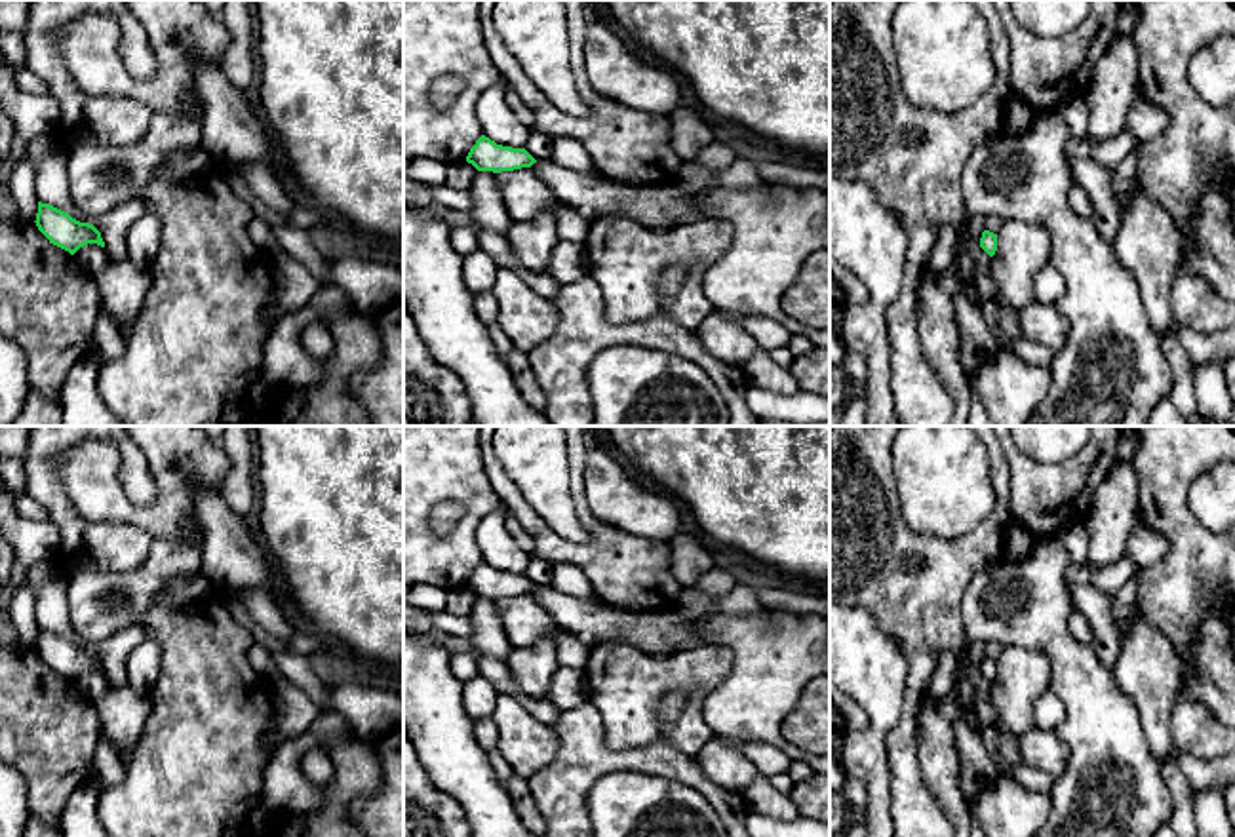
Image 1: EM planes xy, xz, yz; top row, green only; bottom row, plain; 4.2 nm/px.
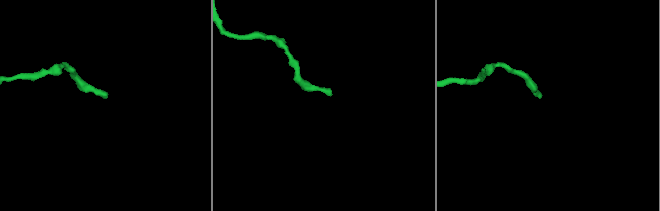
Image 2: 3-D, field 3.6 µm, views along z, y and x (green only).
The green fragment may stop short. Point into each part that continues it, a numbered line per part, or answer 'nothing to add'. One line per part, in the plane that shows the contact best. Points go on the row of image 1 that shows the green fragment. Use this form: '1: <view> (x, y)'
nothing to add

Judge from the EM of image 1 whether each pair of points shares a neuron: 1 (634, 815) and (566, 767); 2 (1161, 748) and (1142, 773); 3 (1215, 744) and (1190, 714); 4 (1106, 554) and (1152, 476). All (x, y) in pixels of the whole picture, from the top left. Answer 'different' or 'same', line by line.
1: different
2: different
3: same
4: different

